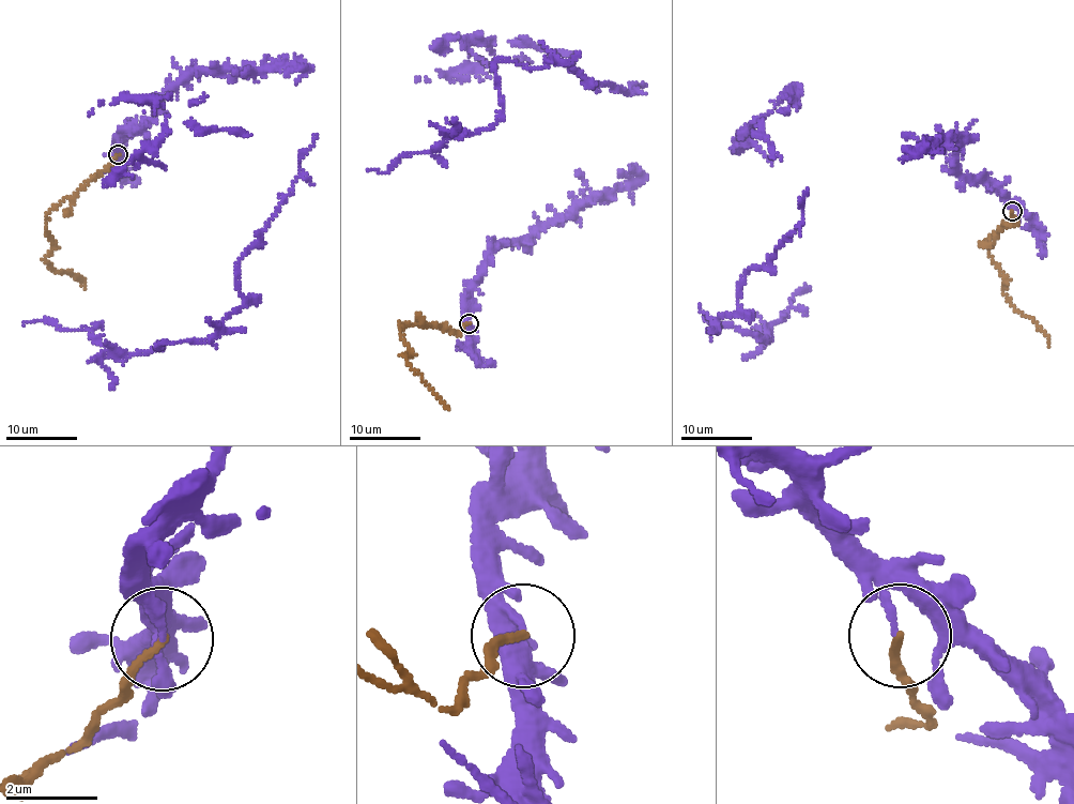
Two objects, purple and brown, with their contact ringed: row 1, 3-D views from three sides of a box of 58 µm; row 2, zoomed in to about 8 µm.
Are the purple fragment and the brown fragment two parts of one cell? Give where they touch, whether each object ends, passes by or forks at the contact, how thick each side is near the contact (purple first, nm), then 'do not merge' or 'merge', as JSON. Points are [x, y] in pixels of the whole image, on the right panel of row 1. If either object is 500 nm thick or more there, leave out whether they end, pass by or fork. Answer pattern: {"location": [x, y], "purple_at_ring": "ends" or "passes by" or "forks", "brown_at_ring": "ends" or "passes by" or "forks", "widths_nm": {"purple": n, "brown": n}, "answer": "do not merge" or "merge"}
{"location": [1012, 211], "purple_at_ring": "ends", "brown_at_ring": "ends", "widths_nm": {"purple": 140, "brown": 150}, "answer": "do not merge"}

